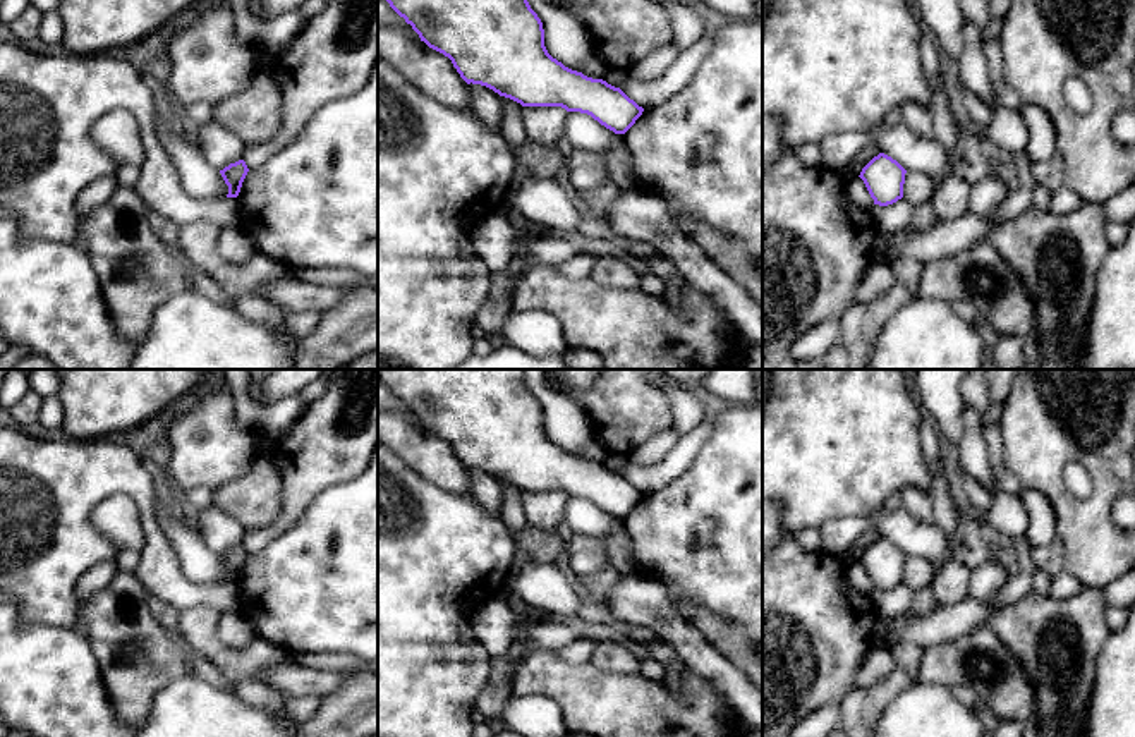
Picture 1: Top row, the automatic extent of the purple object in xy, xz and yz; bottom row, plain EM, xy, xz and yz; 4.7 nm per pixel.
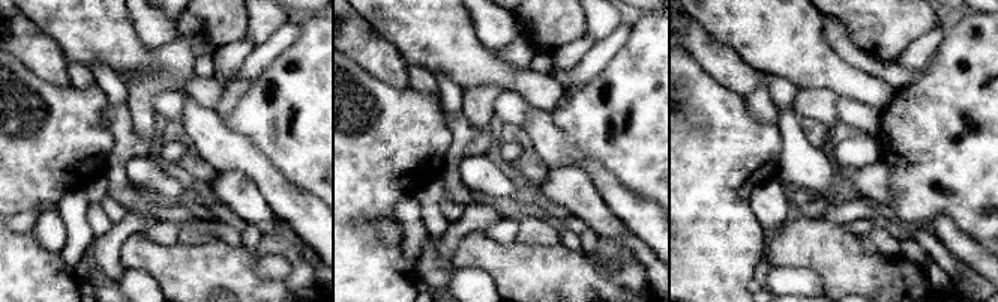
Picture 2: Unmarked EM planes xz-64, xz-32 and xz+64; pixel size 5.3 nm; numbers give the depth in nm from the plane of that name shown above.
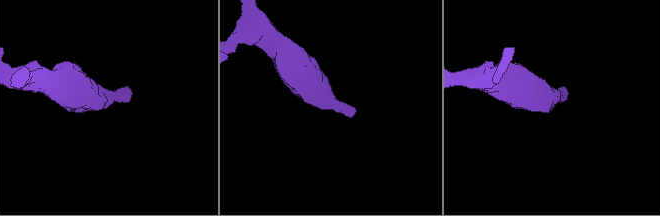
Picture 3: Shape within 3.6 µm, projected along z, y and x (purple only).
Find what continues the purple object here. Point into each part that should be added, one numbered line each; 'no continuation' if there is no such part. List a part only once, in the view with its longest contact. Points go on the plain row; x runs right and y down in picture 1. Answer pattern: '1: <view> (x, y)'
no continuation

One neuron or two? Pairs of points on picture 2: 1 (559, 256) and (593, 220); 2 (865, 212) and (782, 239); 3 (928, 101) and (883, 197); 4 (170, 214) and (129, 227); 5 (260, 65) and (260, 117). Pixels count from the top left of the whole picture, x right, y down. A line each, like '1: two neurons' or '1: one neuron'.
1: two neurons
2: two neurons
3: two neurons
4: two neurons
5: two neurons

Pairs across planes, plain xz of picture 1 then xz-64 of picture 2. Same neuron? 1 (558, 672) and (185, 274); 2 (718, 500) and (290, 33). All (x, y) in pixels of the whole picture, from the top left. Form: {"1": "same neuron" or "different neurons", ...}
{"1": "same neuron", "2": "different neurons"}

